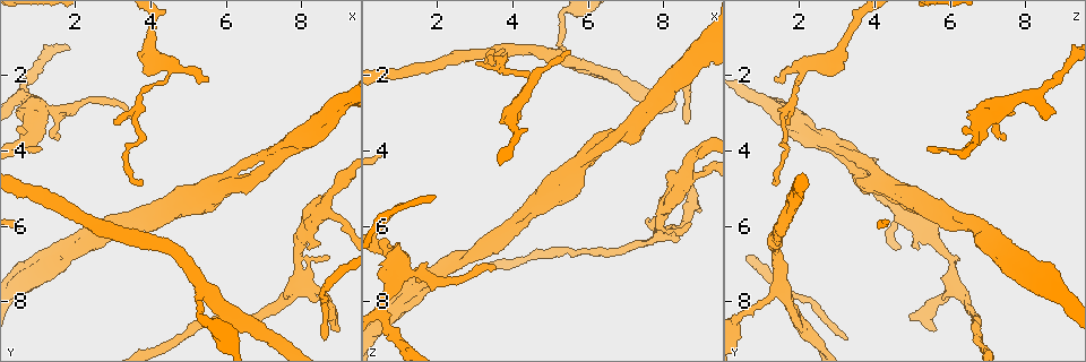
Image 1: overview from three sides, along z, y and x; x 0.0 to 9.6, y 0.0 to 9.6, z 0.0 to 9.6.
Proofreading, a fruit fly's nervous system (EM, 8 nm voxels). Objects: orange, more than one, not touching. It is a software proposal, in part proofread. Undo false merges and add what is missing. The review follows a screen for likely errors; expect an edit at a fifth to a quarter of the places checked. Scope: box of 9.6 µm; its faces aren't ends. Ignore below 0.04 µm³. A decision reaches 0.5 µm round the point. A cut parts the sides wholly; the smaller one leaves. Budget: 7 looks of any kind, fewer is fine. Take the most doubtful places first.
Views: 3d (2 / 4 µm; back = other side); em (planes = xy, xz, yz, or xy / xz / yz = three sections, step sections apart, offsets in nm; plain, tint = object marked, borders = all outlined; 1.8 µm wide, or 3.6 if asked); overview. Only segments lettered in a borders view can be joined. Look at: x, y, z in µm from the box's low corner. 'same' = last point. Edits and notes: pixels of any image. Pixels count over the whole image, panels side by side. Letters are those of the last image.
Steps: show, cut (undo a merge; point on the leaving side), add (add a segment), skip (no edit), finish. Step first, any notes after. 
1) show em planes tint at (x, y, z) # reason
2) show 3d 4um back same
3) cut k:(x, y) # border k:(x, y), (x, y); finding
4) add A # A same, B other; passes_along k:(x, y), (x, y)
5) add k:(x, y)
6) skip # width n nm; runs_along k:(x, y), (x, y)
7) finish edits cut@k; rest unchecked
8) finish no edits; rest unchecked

show em planes borders at (7.90, 7.30, 6.10)

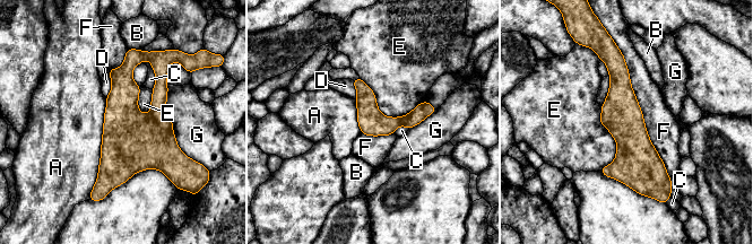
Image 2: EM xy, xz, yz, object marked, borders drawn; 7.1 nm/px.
skip # A other, B other, C other, D other, E other, F other, G other; runs_along 2:(614, 52), (639, 185); one neuron here

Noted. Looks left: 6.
show 3d 2um back at (5.50, 2.10, 1.35) # branch stops here

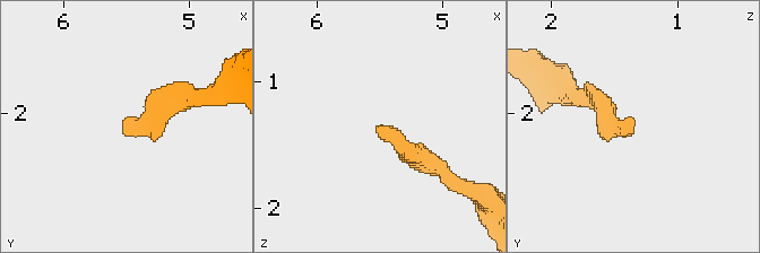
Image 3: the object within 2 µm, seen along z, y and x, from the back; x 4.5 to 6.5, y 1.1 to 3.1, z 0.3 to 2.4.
show em 3.6um yz step 4 tint at (5.54, 2.10, 1.36) # shape alone is not enough

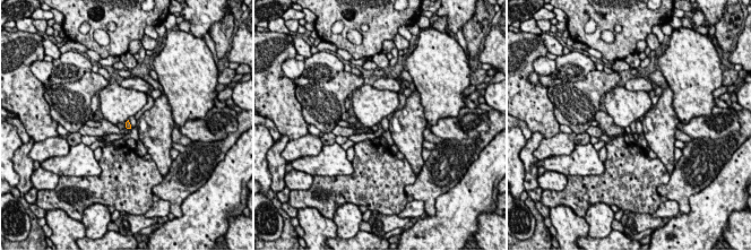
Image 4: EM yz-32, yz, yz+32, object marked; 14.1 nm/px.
show em 3.6um planes borders same

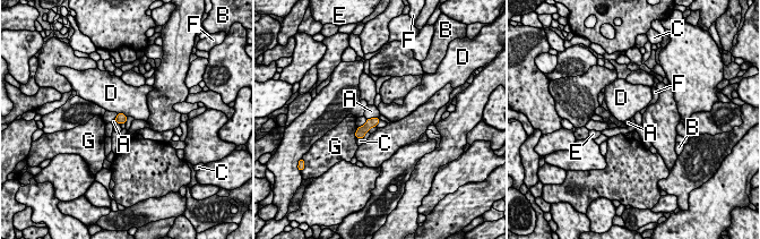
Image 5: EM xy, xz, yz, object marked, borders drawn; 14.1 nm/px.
skip # width 130 nm; longest_contact B 200 nm; A other, B other, C other, D other, E other, F other, G other; no lettered segment goes on from it

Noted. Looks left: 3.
show em planes borders at (5.25, 8.25, 0.70) # a narrow waist

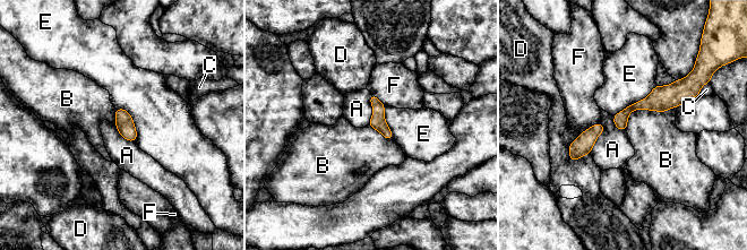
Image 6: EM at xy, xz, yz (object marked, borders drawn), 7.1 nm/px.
skip # A other, B other, C other, D other, E other, F other; continuous, no second neuron

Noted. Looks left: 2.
finish no edits; rest unchecked

